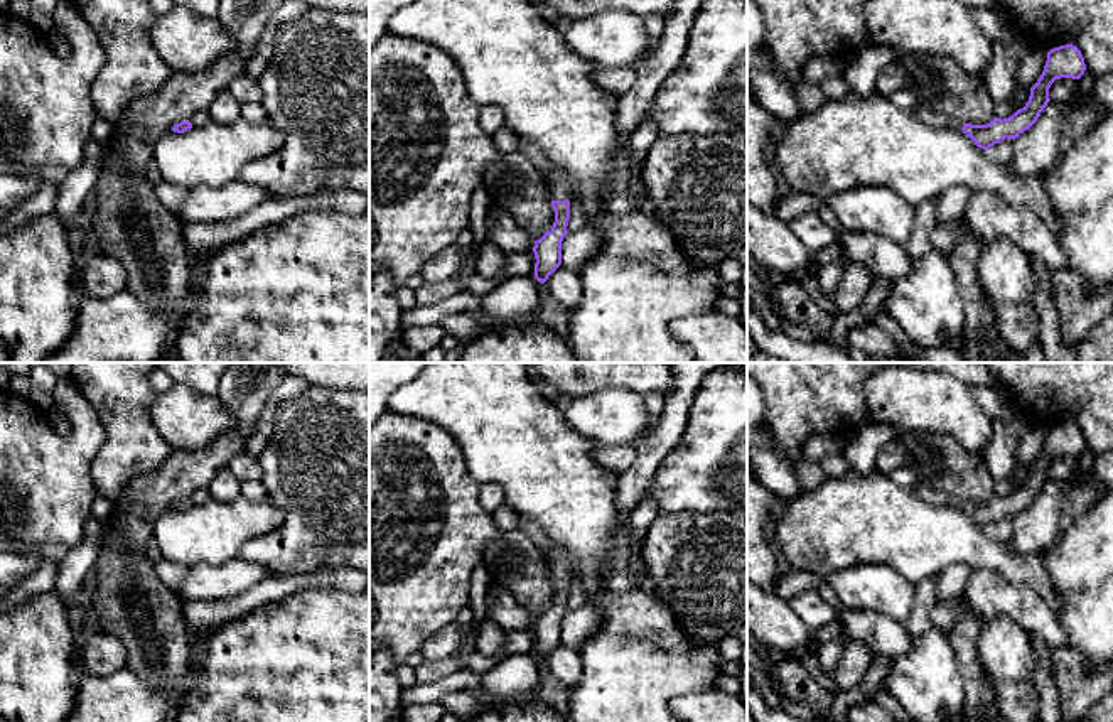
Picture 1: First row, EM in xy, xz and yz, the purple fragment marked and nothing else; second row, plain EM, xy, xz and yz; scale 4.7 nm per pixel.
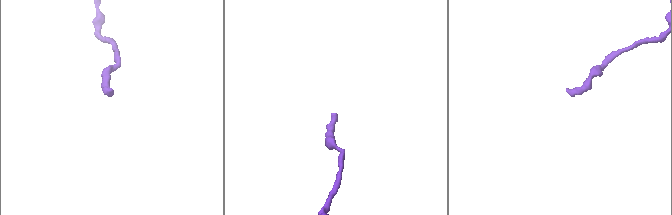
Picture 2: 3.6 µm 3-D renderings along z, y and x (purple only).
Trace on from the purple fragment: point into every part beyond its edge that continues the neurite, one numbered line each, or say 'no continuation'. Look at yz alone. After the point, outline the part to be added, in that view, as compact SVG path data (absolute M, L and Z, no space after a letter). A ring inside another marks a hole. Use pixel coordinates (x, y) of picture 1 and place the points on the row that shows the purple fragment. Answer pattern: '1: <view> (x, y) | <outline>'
1: yz (928, 117) | M917 106L914 110L916 116L926 125L946 127L951 130L963 130L963 123L960 120L948 118L944 115L938 115L933 110Z

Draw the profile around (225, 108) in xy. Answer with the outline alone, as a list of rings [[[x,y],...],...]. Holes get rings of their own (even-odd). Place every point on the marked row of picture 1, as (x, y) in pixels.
[[[223,89],[209,106],[211,121],[231,125],[241,118],[241,103],[231,94],[229,89]]]

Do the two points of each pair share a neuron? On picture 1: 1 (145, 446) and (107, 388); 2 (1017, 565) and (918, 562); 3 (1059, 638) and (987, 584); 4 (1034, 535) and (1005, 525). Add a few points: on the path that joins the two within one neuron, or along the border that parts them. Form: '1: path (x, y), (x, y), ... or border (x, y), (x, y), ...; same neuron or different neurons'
1: path (132, 432), (125, 412), (115, 402); same neuron
2: path (992, 555), (983, 552), (943, 552); same neuron
3: path (1041, 621), (1021, 603), (1005, 598); same neuron
4: border (1014, 518), (1014, 533), (1007, 540); different neurons

